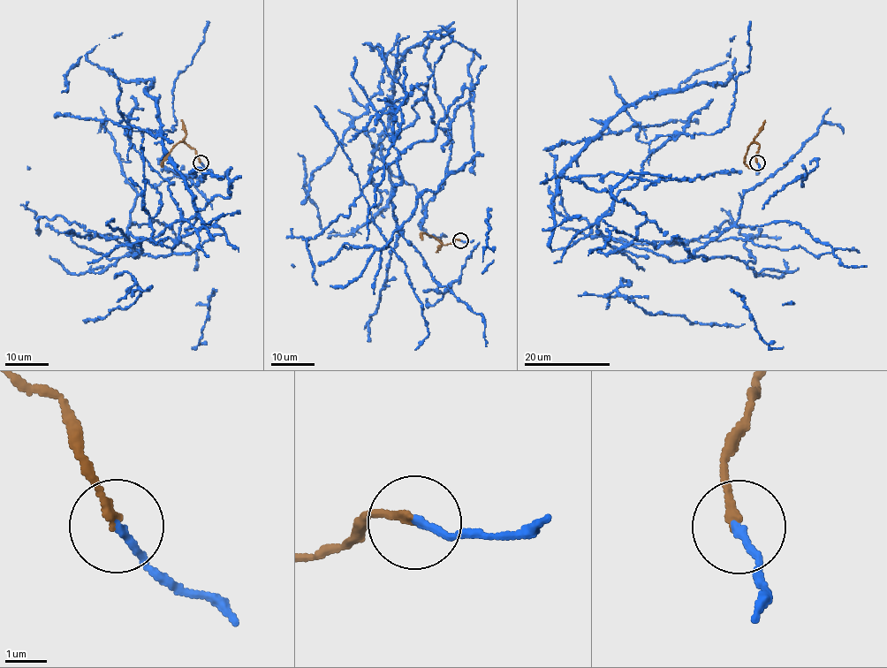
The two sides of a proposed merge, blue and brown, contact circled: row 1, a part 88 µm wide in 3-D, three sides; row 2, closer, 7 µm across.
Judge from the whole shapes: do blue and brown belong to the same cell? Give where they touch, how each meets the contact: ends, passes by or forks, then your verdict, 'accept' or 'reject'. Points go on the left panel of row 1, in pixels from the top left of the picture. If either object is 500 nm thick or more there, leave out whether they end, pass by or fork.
at (200, 163); blue ends there; brown ends there; reject

